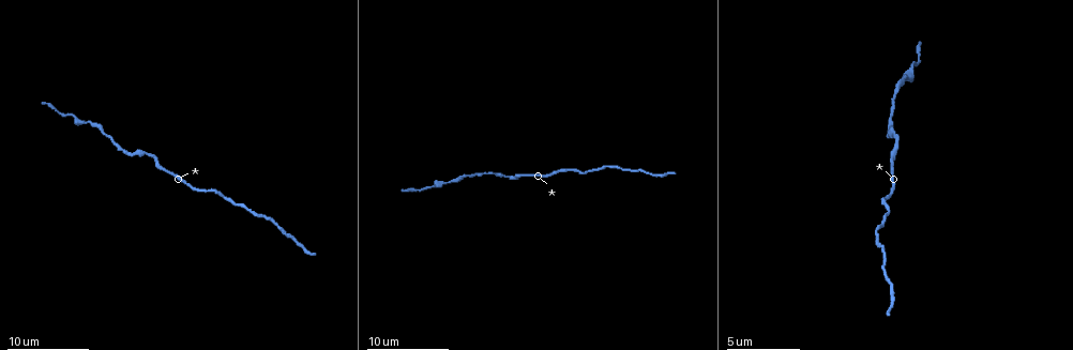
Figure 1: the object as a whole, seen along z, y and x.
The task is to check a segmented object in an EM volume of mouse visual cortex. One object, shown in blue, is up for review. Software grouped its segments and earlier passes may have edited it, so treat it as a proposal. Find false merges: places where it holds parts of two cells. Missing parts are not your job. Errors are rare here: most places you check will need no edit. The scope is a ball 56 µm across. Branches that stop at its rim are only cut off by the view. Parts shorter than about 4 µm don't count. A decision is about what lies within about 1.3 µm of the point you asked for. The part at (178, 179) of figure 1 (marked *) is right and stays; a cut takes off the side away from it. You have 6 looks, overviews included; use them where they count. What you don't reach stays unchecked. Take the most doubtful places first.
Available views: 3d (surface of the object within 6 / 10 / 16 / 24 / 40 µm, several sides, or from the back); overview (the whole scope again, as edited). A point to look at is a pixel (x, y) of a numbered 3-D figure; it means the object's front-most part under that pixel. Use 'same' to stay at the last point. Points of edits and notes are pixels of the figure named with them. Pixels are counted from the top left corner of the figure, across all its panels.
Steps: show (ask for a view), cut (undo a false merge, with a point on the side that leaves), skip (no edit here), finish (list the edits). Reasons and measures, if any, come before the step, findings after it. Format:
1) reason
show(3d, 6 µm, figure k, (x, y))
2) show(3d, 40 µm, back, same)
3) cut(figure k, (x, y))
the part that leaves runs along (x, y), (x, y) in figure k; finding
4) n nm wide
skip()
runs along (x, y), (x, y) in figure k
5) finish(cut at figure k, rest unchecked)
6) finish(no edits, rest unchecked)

a narrow waist
show(3d, 16 µm, figure 1, (875, 234))

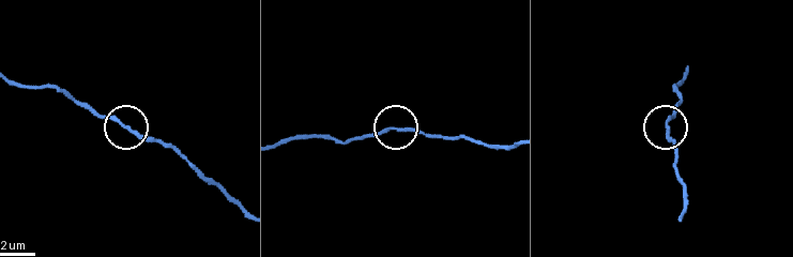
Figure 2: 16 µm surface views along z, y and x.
skip()
runs along (9, 78), (64, 91), (162, 147) in figure 2; continuous, no second cell

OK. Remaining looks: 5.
sudden change in width
show(3d, 10 µm, figure 1, (462, 174))

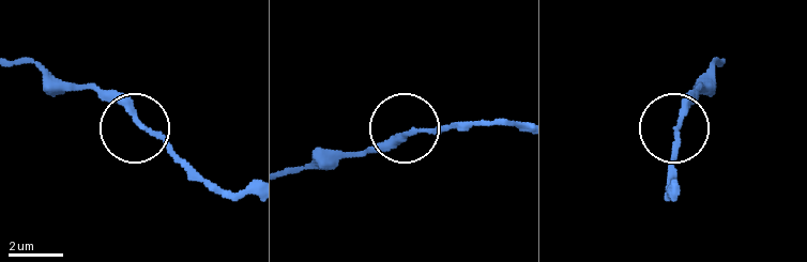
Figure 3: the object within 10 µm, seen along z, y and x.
skip()
runs along (675, 193), (671, 160), (678, 119), (696, 87) in figure 3; one cell here

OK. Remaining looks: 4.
narrows sharply
show(3d, 10 µm, figure 1, (149, 154))

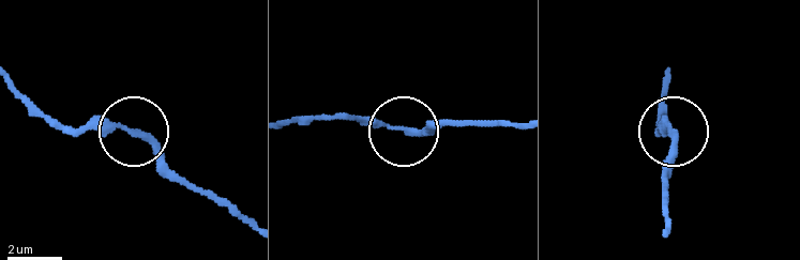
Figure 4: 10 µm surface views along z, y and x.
skip()
runs along (228, 211), (190, 186), (134, 133), (60, 131) in figure 4; one cell here

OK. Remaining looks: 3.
finish(no edits, rest unchecked)

